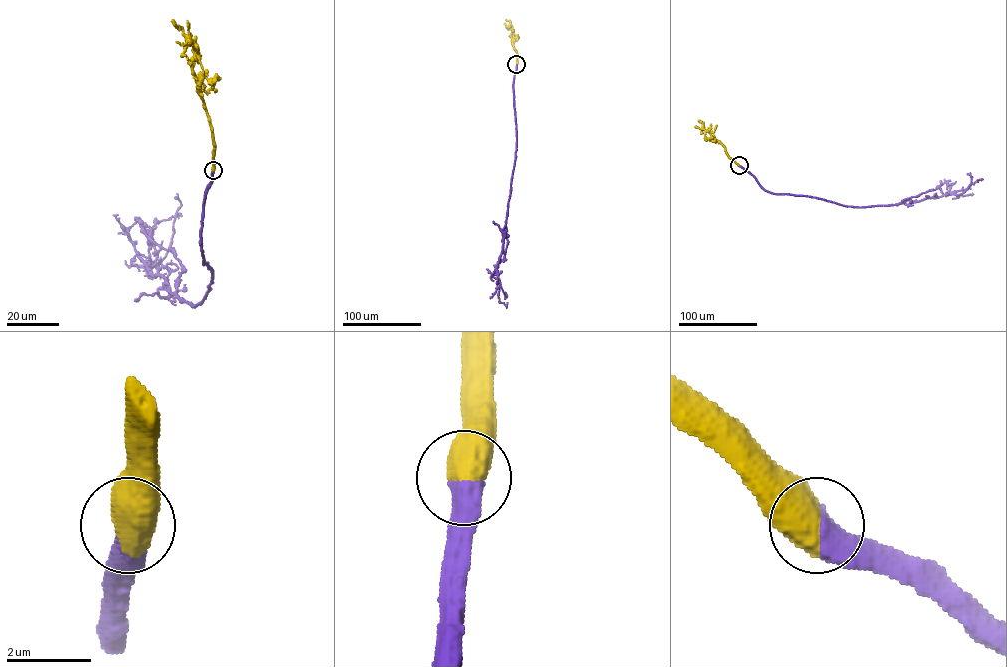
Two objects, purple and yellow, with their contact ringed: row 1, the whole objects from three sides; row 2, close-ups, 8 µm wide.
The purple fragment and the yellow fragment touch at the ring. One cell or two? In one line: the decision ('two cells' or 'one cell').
one cell

